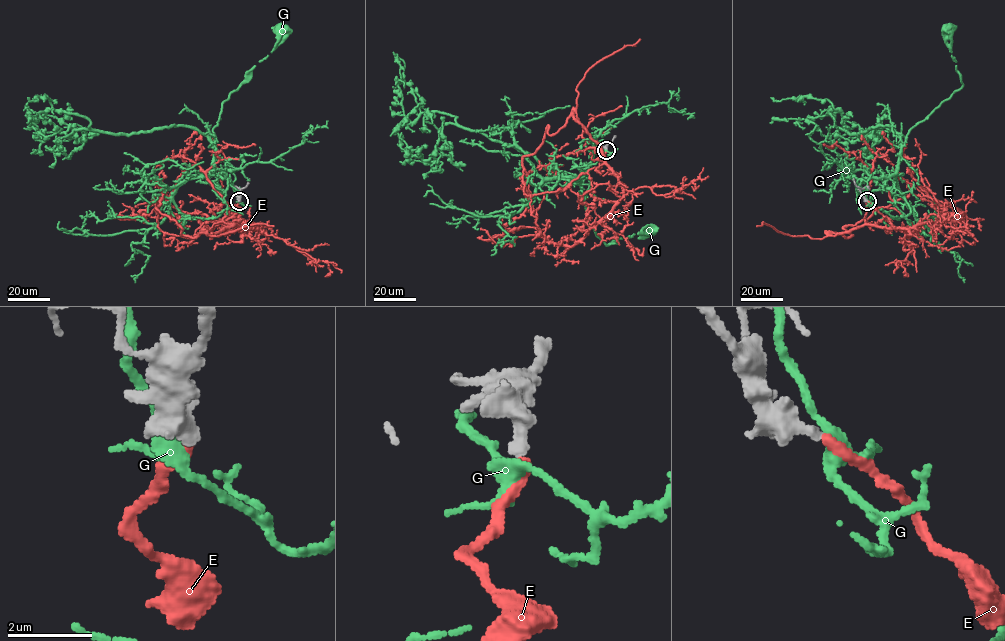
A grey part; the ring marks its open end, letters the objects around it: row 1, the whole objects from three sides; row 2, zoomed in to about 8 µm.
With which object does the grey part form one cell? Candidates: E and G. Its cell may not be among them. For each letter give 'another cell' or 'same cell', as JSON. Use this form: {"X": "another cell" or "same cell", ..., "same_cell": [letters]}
{"E": "same cell", "G": "another cell", "same_cell": ["E"]}

